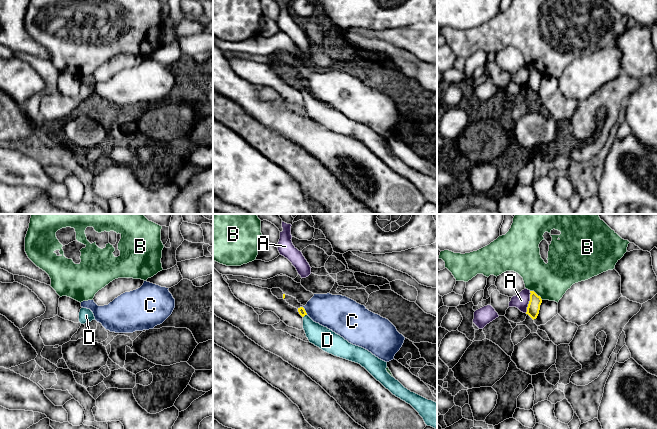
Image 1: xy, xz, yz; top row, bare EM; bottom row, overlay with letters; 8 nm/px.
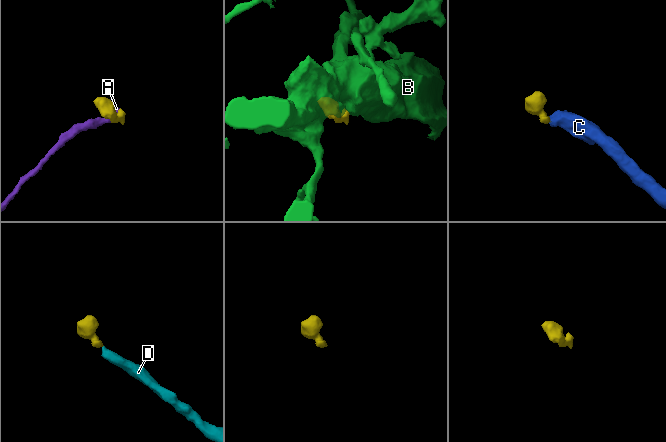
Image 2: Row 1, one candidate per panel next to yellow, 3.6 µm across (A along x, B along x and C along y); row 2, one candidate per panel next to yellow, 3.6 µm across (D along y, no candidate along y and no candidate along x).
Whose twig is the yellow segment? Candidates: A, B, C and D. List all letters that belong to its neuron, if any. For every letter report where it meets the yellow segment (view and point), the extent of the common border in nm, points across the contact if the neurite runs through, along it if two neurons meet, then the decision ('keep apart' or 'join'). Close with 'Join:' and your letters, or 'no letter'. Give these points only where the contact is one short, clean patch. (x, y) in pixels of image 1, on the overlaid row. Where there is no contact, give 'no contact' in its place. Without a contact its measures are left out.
A: yz (529, 302) | 180 nm | along yz (530, 291), (530, 300), (525, 312) | keep apart
B: yz (535, 293) | 130 nm | keep apart
C: xz (305, 311) | 80 nm | along xz (302, 307), (307, 314) | keep apart
D: xz (304, 315) | 40 nm | across xz (301, 310), (304, 315), (307, 322), (322, 337) | join
Join: D

